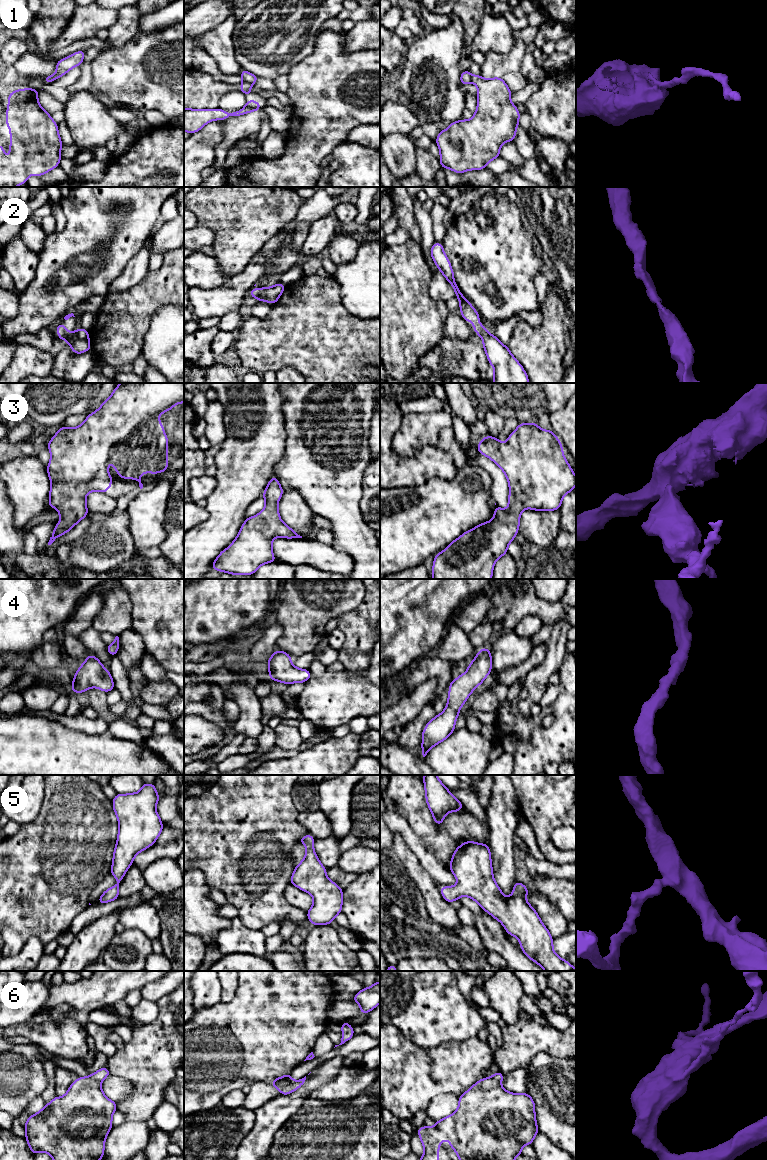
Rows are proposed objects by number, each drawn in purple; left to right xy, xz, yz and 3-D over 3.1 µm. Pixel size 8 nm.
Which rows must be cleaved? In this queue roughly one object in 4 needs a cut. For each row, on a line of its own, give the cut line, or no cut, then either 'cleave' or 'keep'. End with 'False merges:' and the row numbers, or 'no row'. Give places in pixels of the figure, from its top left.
1: cut xz (243, 81), (250, 85); cleave
2: cut none; keep
3: cut none; keep
4: cut none; keep
5: cut none; keep
6: cut xz (296, 1081), (280, 1090); cleave
False merges: 1, 6

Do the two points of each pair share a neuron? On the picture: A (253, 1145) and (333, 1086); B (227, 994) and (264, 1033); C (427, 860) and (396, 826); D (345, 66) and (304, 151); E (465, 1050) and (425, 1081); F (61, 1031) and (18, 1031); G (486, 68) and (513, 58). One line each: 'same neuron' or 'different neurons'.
A: different neurons
B: different neurons
C: same neuron
D: same neuron
E: same neuron
F: same neuron
G: same neuron

